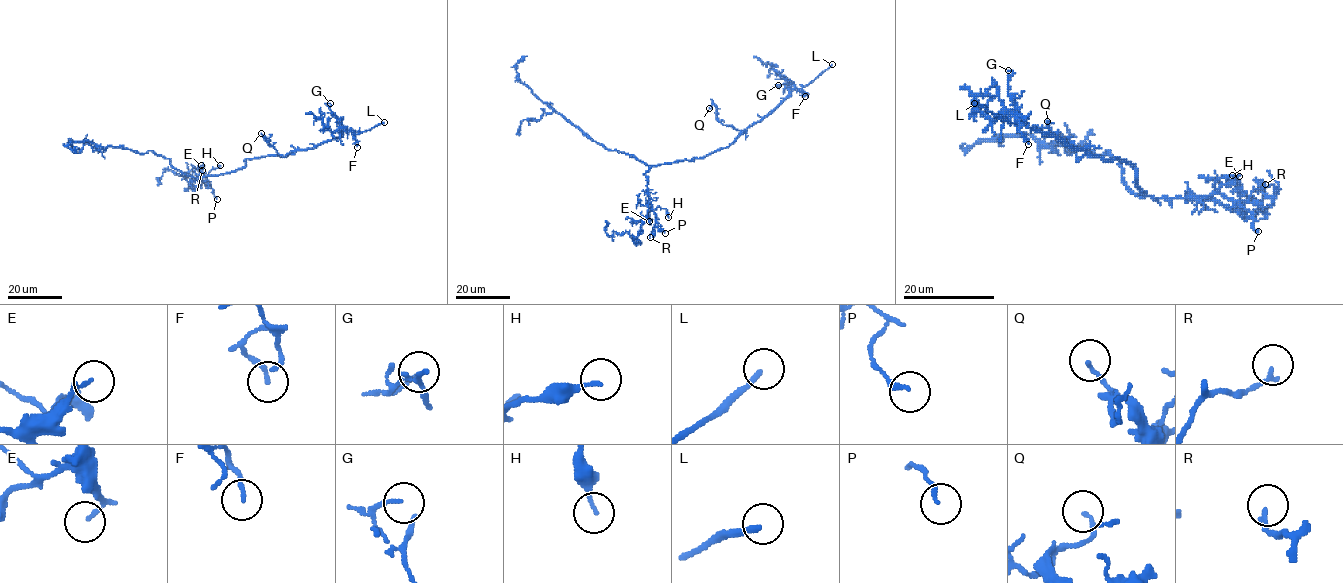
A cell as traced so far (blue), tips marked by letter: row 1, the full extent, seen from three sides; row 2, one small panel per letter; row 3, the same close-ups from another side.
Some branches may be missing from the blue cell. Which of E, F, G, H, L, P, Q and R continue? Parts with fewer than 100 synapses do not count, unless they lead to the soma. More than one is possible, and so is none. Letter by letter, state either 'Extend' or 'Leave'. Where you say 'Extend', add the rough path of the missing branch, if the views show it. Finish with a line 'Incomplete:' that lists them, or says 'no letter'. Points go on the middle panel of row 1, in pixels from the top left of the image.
E: Leave
F: Leave
G: Leave
H: Leave
L: Extend. Course of what is missing: (832, 64), (842, 58), (858, 58), (872, 67), (891, 89)
P: Leave
Q: Leave
R: Leave
Incomplete: L

